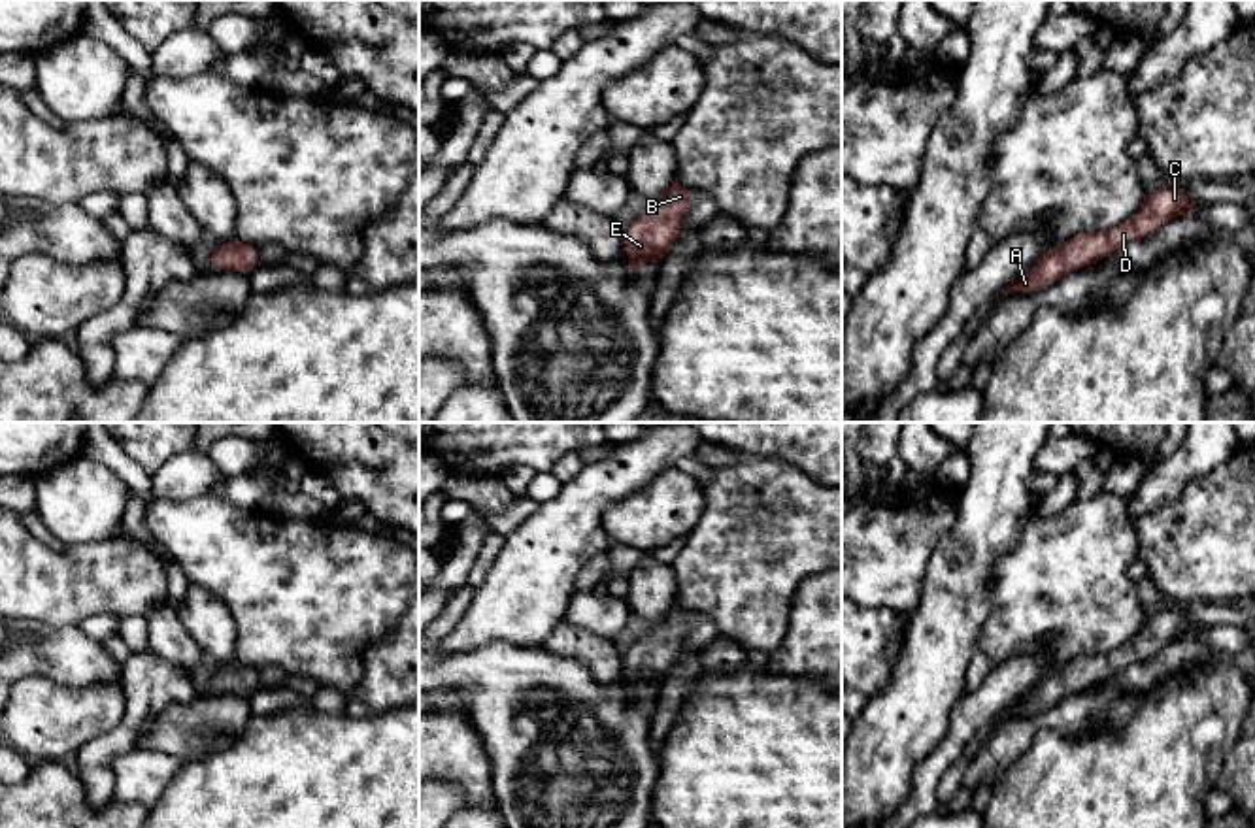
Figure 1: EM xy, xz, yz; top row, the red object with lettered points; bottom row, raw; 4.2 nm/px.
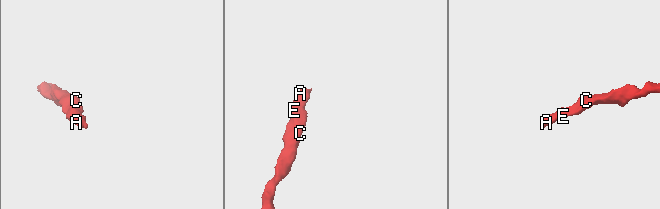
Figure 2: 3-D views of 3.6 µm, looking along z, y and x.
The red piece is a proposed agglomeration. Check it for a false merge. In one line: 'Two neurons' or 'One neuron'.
One neuron

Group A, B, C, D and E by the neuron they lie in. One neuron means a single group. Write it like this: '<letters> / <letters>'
A B C D E

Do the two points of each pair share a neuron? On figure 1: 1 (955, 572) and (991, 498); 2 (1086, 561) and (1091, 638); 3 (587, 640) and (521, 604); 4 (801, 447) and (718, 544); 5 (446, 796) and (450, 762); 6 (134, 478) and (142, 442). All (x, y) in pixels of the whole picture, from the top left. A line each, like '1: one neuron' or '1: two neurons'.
1: one neuron
2: one neuron
3: two neurons
4: two neurons
5: two neurons
6: two neurons

